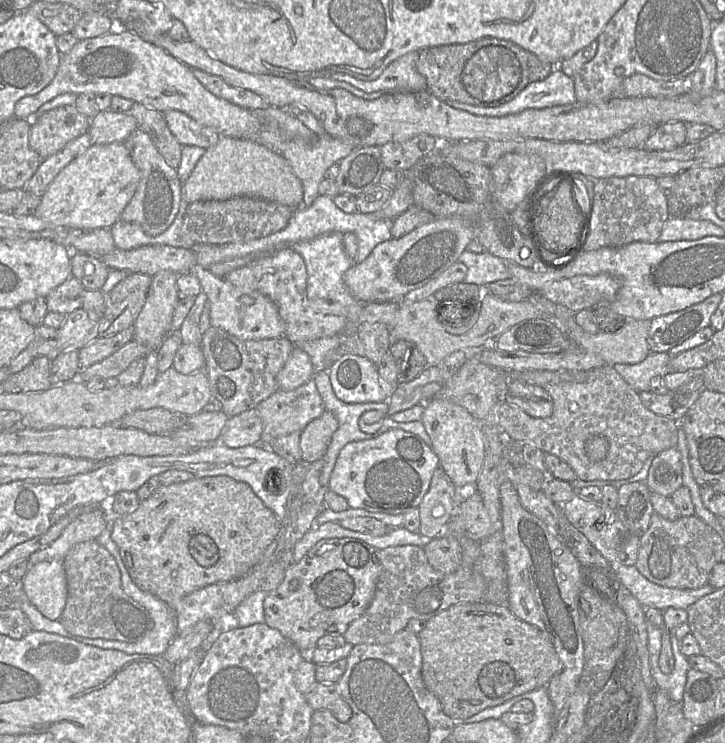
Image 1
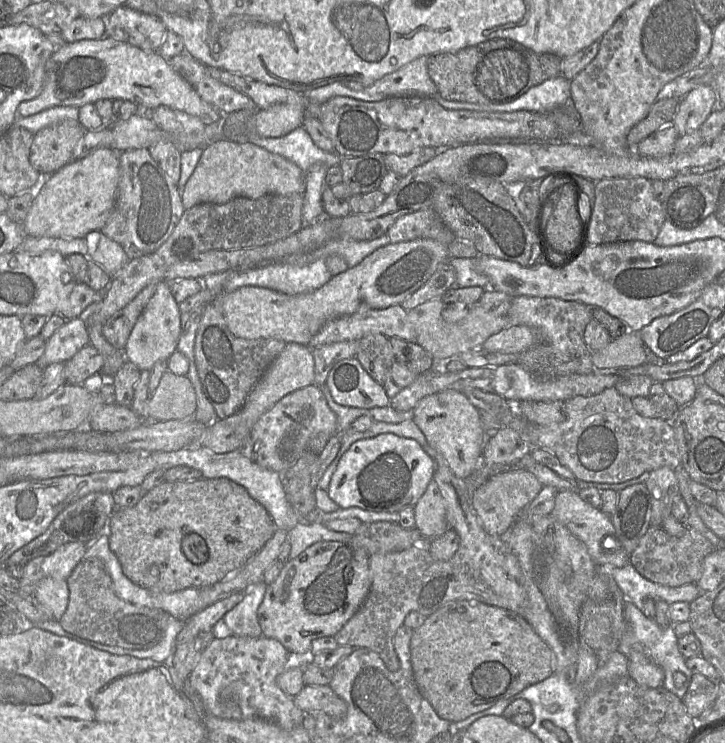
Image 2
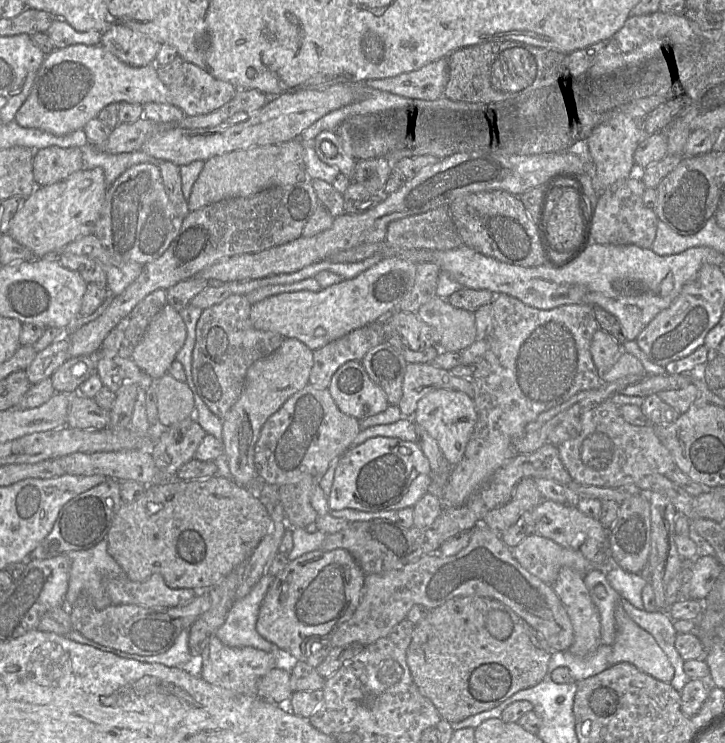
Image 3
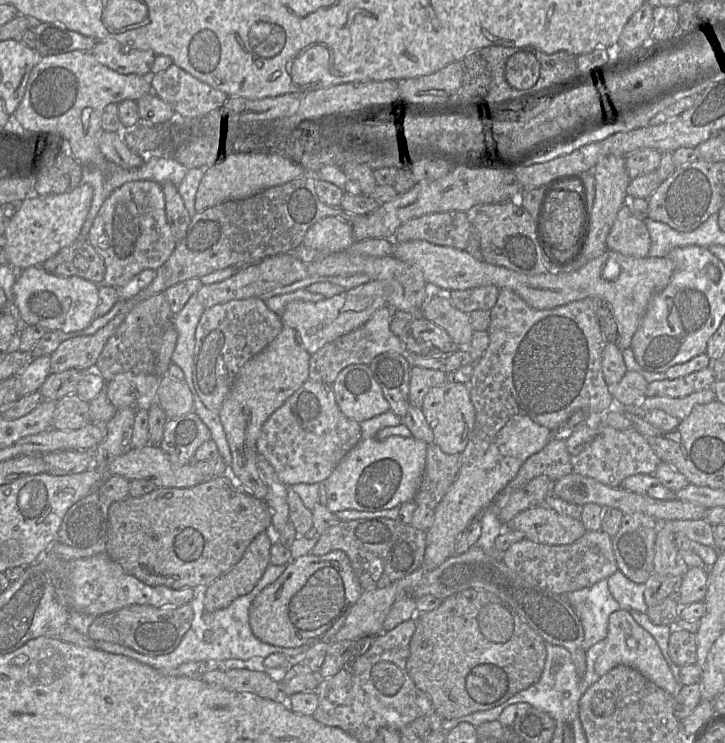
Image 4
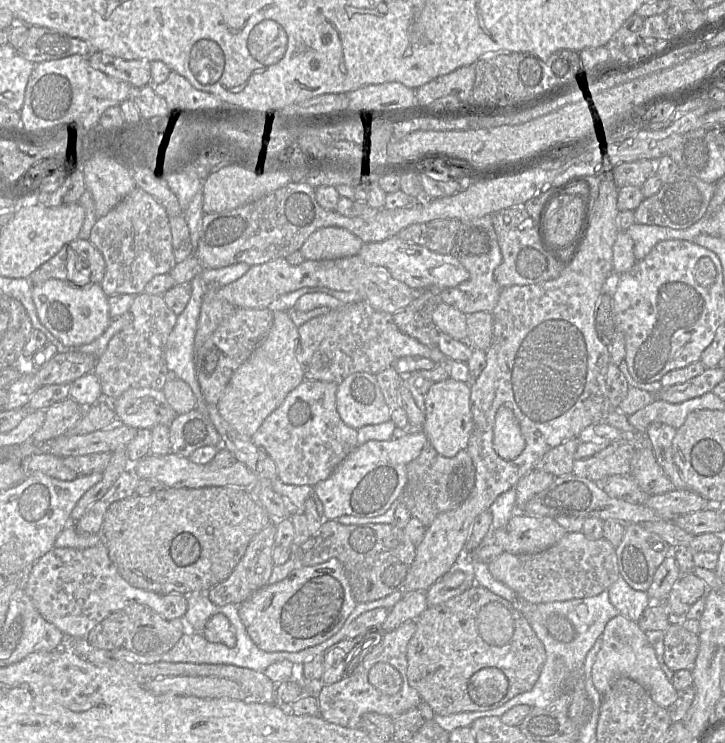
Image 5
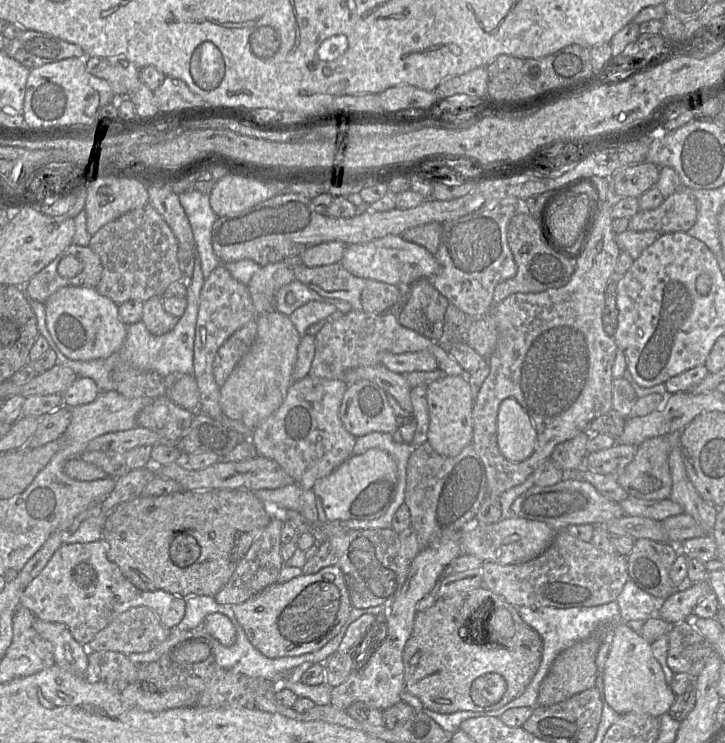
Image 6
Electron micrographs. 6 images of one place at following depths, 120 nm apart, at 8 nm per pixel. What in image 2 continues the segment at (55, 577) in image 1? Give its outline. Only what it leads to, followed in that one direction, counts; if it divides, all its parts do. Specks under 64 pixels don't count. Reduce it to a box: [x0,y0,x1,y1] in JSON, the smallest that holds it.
[33,577,68,620]

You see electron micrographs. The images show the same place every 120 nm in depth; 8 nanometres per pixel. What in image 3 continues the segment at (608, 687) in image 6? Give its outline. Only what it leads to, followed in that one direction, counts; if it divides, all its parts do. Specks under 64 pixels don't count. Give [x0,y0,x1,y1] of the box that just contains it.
[609,604,674,683]

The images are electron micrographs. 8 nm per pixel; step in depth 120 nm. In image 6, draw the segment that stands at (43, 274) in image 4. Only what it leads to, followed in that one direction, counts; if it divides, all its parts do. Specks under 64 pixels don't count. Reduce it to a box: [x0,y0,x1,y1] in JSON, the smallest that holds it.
[44,286,127,360]

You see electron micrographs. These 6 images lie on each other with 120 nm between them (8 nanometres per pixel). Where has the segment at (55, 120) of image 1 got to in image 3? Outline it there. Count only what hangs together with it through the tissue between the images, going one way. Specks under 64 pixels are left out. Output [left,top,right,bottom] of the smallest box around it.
[33,146,82,187]

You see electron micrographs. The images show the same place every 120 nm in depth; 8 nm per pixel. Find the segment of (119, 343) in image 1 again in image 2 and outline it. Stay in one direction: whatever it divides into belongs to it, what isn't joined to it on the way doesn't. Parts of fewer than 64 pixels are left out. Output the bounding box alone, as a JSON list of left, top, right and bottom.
[64,344,104,385]

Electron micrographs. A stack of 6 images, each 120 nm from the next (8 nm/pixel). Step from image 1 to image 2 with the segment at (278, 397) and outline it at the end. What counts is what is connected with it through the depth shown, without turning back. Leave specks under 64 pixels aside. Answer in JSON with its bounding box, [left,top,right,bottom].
[240,384,337,473]

